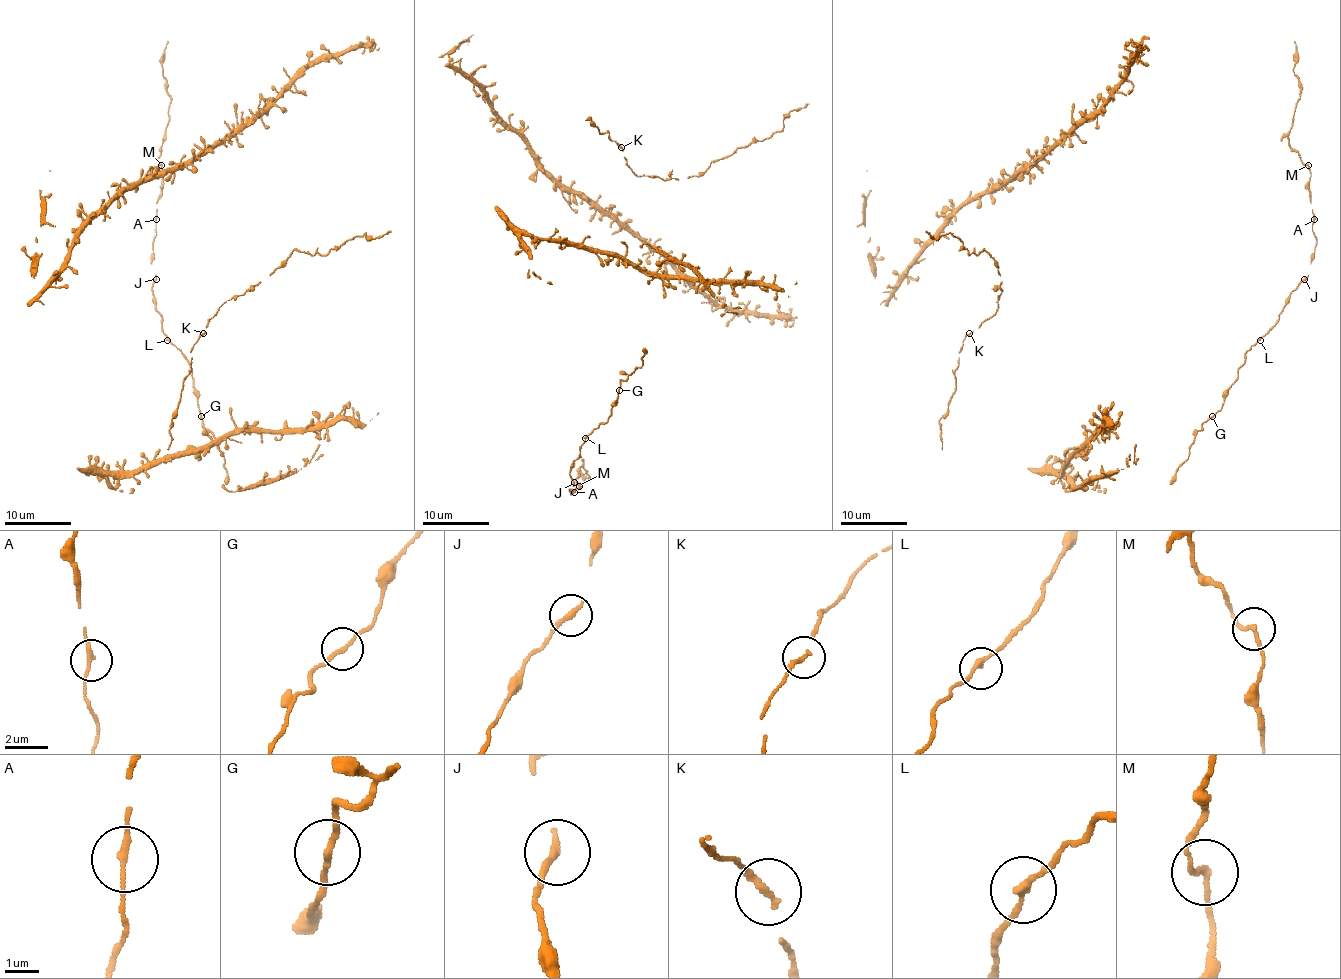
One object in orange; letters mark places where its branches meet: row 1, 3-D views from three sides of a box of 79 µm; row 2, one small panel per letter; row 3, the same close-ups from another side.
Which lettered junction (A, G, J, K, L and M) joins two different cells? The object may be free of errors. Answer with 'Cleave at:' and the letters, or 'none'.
Cleave at: none

